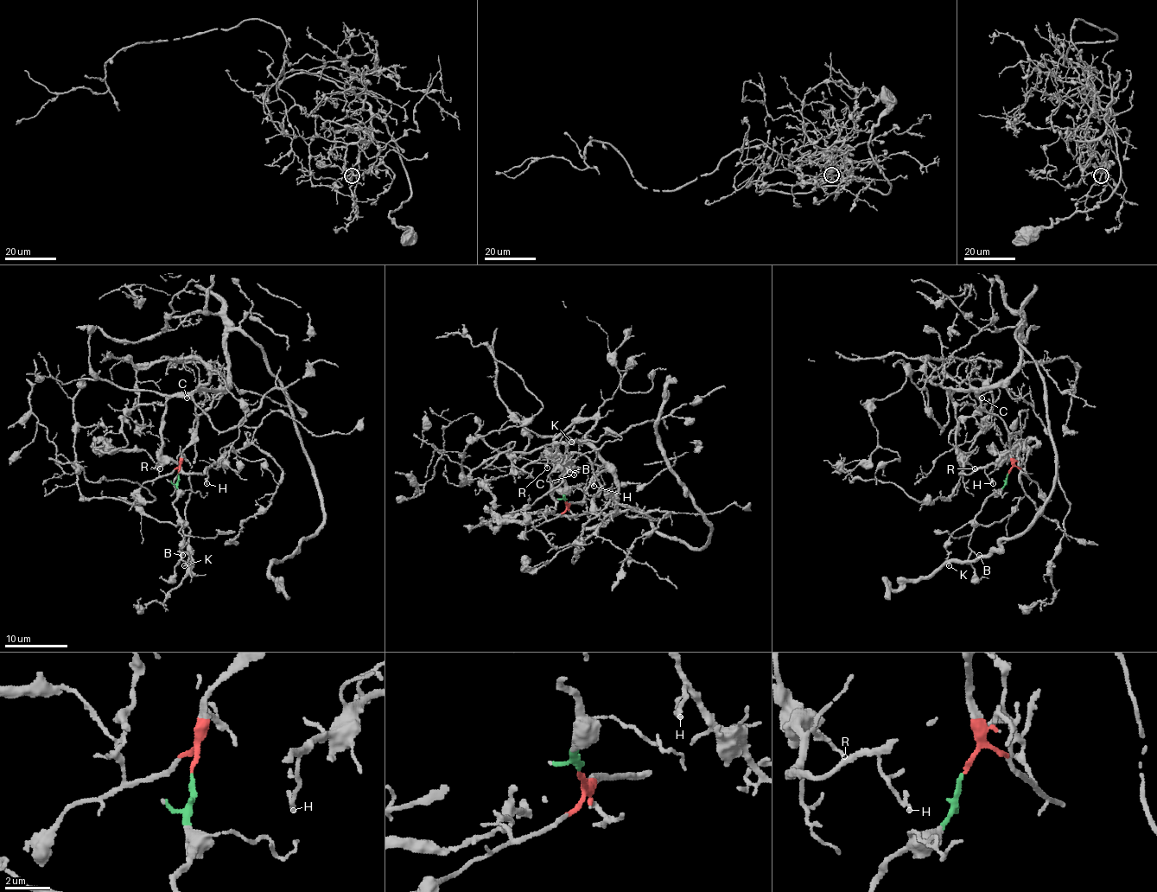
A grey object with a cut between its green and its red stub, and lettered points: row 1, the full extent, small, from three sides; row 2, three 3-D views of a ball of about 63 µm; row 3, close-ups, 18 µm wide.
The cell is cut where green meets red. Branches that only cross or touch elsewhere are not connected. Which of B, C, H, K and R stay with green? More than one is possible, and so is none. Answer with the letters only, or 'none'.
B, K

